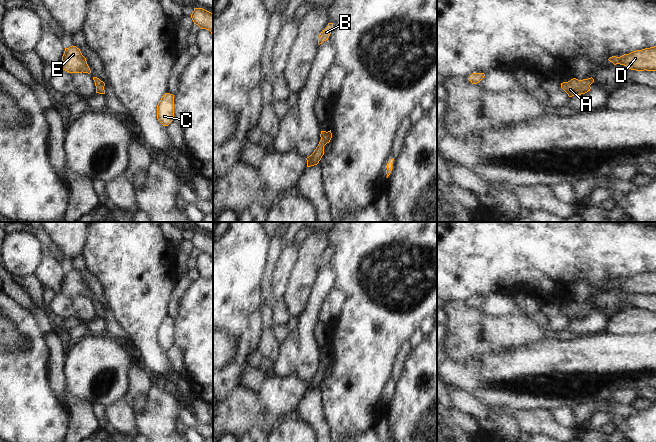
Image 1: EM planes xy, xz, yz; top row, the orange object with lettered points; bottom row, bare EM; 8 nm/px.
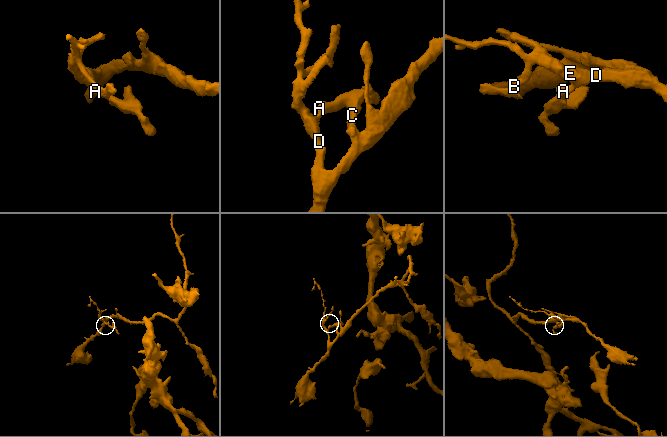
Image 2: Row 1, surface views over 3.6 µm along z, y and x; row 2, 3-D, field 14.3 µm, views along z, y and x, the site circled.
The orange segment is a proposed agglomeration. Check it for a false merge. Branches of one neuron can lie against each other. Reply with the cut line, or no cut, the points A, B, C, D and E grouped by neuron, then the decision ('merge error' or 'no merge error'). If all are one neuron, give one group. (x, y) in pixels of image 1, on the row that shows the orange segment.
cut none; groups A B C D E; no merge error

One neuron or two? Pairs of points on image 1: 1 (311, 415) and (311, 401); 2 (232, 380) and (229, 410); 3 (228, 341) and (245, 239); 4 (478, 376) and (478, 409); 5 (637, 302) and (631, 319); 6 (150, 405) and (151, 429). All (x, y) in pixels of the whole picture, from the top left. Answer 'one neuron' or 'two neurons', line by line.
1: one neuron
2: two neurons
3: two neurons
4: two neurons
5: two neurons
6: one neuron

